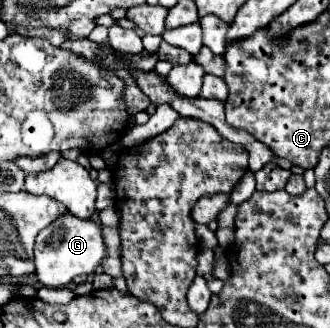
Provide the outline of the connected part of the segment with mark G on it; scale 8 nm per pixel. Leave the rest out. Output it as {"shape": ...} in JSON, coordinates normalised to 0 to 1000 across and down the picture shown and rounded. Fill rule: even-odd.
{"shape":[[[200,649],[170,680],[145,686],[115,723],[103,753],[109,845],[133,875],[200,875],[230,838],[273,838],[321,784],[321,747],[309,735],[309,692],[291,674],[242,674]]]}

